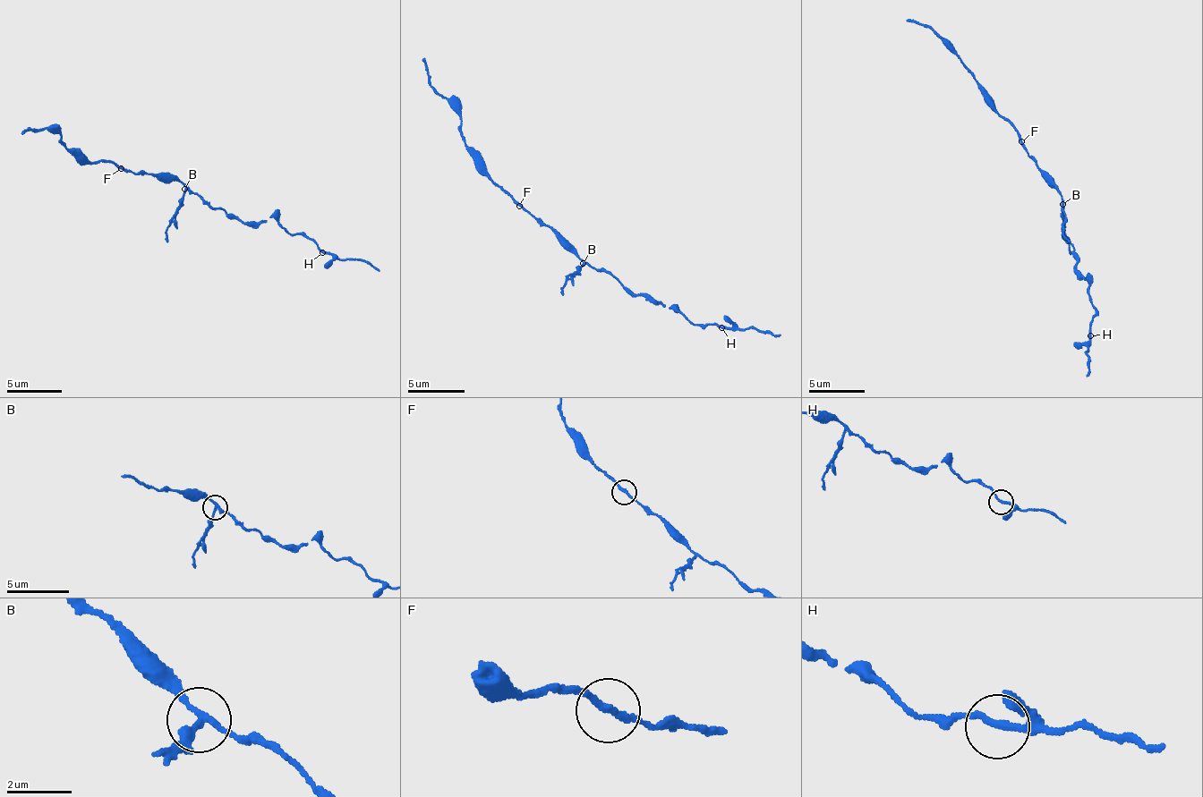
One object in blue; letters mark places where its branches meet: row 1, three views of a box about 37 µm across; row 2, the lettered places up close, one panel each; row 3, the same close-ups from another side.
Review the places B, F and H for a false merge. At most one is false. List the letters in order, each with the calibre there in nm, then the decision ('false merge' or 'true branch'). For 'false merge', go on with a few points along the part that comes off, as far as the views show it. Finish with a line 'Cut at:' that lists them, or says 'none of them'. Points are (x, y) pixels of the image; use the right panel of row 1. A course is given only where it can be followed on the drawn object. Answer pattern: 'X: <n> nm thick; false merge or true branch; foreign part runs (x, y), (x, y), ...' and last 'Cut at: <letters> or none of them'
B: 180 nm thick; false merge; foreign part runs (1063, 203), (1063, 236), (1070, 240), (1070, 256)
F: 190 nm thick; true branch
H: 190 nm thick; true branch
Cut at: B

